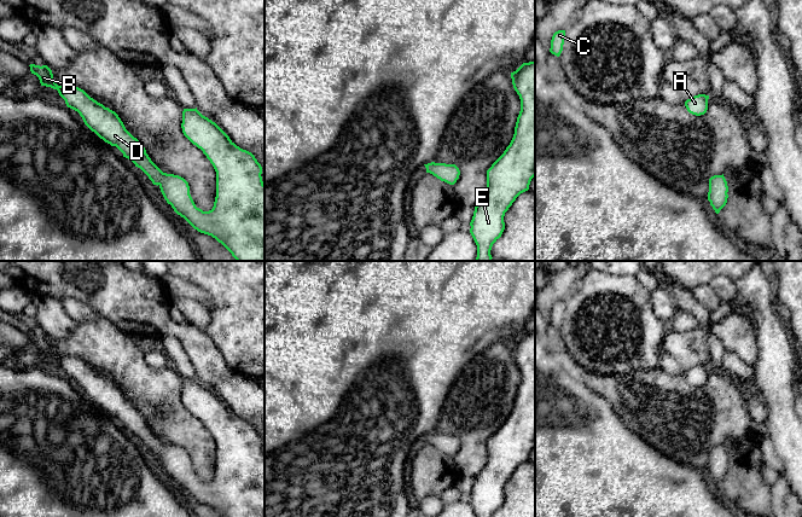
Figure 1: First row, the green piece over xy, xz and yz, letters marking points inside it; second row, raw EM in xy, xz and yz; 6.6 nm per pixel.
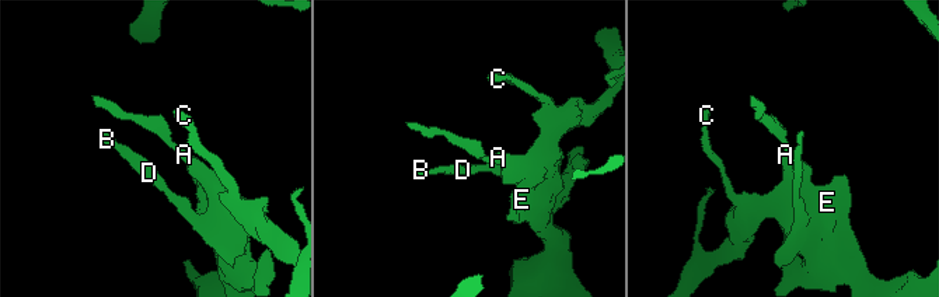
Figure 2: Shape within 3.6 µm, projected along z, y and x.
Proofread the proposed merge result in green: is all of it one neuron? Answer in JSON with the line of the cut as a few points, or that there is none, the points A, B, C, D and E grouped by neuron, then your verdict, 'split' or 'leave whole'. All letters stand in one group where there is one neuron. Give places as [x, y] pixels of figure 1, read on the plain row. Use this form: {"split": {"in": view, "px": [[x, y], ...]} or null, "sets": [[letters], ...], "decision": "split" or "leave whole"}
{"split": null, "sets": [["A", "B", "C", "D", "E"]], "decision": "leave whole"}

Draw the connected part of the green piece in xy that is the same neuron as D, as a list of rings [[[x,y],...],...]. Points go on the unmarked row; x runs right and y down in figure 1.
[[[30,335],[31,344],[36,345],[41,356],[57,360],[68,378],[77,382],[85,395],[100,409],[116,417],[123,428],[130,430],[161,459],[161,463],[174,482],[184,488],[194,500],[211,506],[223,517],[265,517],[265,454],[262,437],[255,426],[237,417],[229,407],[211,390],[203,387],[197,378],[184,379],[182,403],[203,422],[216,442],[216,467],[209,482],[197,478],[191,465],[188,453],[174,445],[163,443],[149,428],[144,416],[124,397],[118,385],[91,368],[83,360],[74,356],[58,356],[52,341],[47,336]]]

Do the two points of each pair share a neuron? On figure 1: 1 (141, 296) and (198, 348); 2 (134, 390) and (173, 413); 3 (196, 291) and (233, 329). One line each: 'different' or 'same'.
1: same
2: same
3: different

